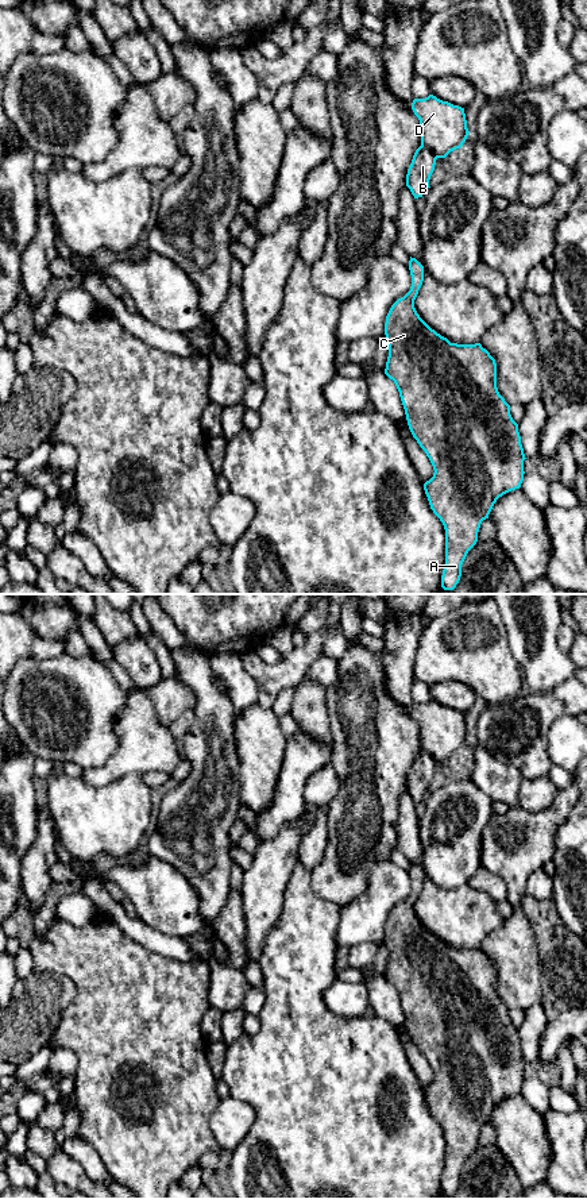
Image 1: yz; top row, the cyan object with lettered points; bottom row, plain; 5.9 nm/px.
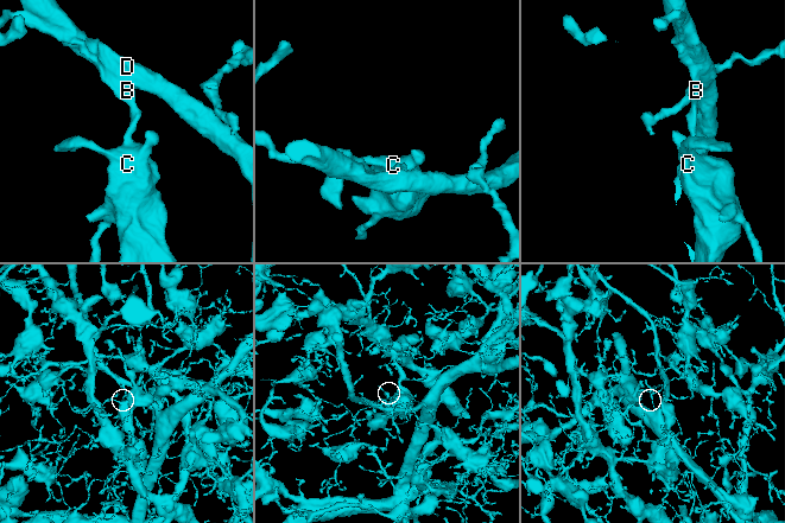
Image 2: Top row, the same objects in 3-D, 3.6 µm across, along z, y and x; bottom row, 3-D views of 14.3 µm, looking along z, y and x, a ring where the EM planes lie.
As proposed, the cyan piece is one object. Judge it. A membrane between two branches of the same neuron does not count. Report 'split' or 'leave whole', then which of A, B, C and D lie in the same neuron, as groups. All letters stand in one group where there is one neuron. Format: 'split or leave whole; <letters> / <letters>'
leave whole; A B C D

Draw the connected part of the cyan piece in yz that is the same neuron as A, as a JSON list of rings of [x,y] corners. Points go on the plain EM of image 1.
[[[410,861],[409,875],[410,895],[386,921],[389,961],[385,979],[394,986],[409,1034],[435,1075],[424,1095],[445,1134],[441,1192],[453,1195],[462,1181],[462,1169],[478,1146],[482,1126],[488,1123],[499,1102],[521,1092],[526,1063],[518,1029],[497,992],[495,964],[480,948],[451,948],[420,922],[414,905],[424,886],[424,871]]]

